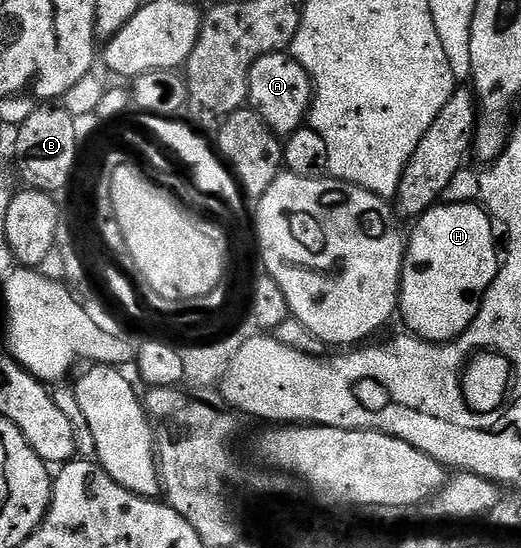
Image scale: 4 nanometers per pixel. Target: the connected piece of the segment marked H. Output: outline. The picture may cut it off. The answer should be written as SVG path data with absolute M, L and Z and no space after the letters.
M448 202L438 203L436 206L429 206L424 209L425 213L421 216L421 221L418 222L417 225L413 228L413 233L410 231L407 236L407 243L405 245L405 261L403 262L403 270L401 271L401 298L399 301L399 316L402 316L405 319L405 324L410 333L412 335L417 336L420 340L431 340L434 342L444 342L446 340L453 340L456 336L461 336L465 331L469 329L471 326L471 322L477 315L479 314L479 310L481 309L481 300L485 297L485 291L489 289L489 287L495 282L495 278L497 277L497 271L501 269L501 261L502 257L499 255L499 248L497 252L497 240L493 237L493 227L495 227L494 221L491 219L488 212L485 211L484 208L480 206L474 206L472 203L466 202L464 204L451 204Z

